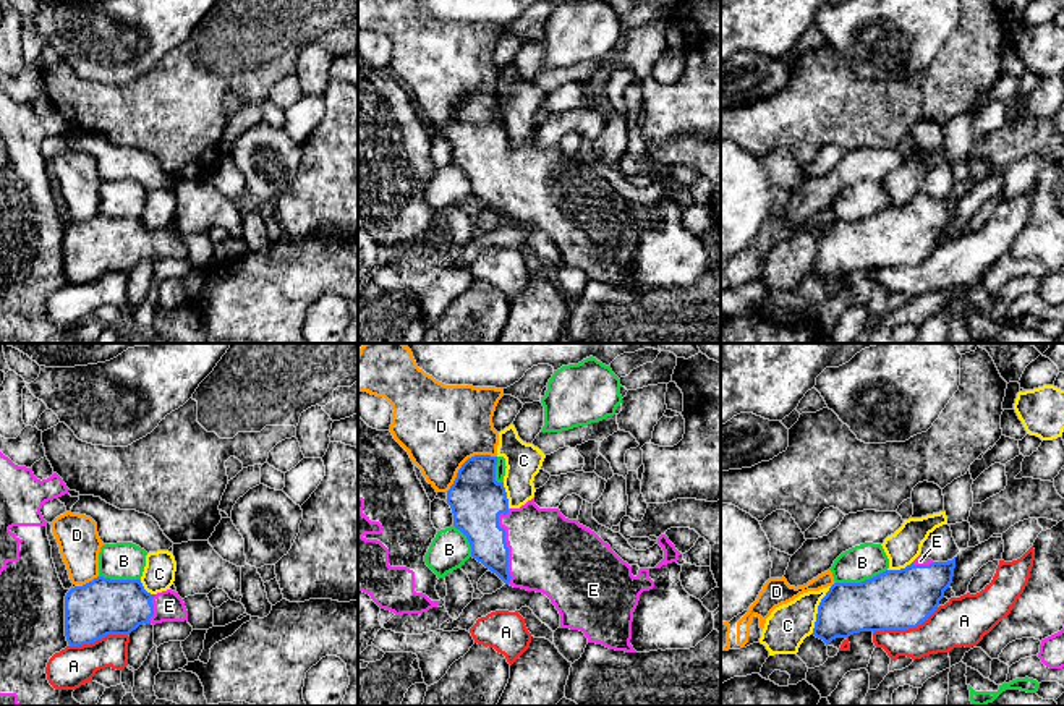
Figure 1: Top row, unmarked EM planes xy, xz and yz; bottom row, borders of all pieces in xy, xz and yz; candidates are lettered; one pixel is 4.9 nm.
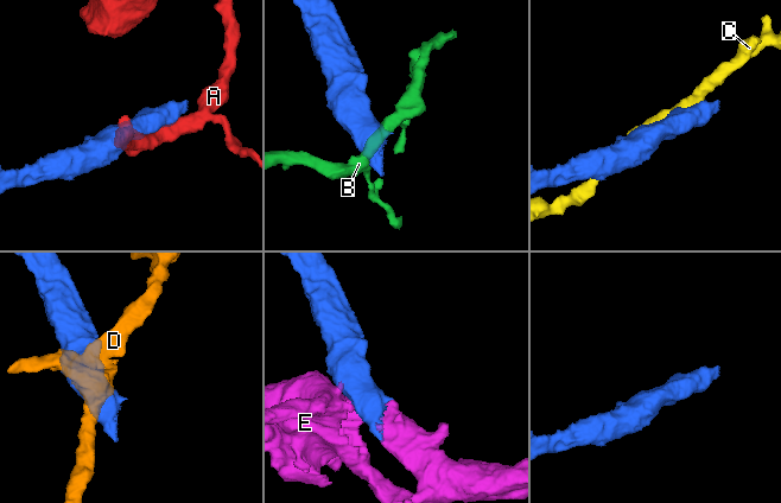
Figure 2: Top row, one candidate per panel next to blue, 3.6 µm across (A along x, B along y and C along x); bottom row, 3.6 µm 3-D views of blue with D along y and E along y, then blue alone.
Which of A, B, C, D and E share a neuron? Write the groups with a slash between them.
A / B / C / D / E

